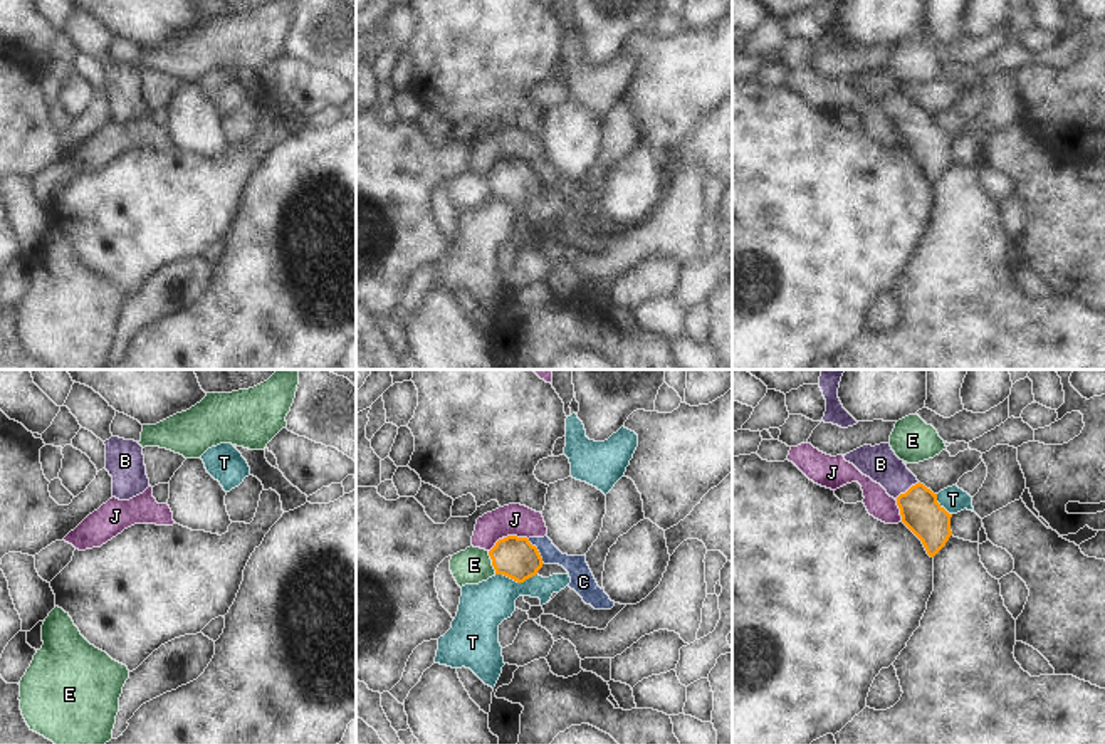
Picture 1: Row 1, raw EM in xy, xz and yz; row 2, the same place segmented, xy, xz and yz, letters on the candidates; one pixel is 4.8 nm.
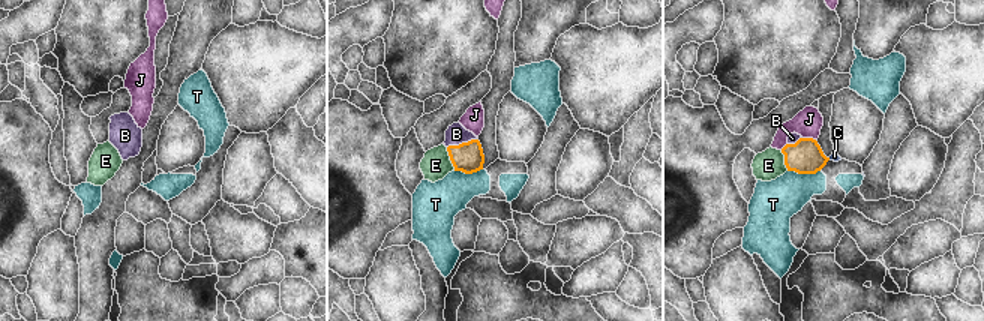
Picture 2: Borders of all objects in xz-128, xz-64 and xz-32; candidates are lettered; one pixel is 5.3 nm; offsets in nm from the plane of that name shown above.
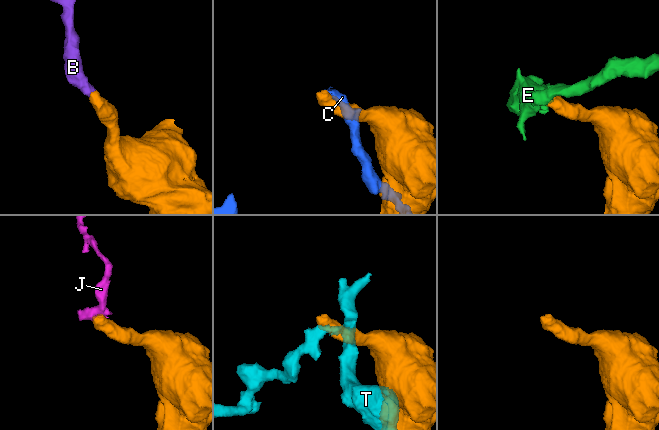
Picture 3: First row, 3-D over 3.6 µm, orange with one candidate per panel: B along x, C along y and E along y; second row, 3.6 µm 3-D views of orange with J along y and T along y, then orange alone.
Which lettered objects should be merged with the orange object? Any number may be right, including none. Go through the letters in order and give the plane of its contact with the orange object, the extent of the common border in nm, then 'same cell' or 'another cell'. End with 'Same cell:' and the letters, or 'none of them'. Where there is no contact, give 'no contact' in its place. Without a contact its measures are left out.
B: yz | 150 nm | same cell
C: xz | 150 nm | another cell
E: xz | 120 nm | another cell
J: xz | 120 nm | another cell
T: xz | 200 nm | another cell
Same cell: B

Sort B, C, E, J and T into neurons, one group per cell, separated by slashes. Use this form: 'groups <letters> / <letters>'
groups B / C J / E / T

